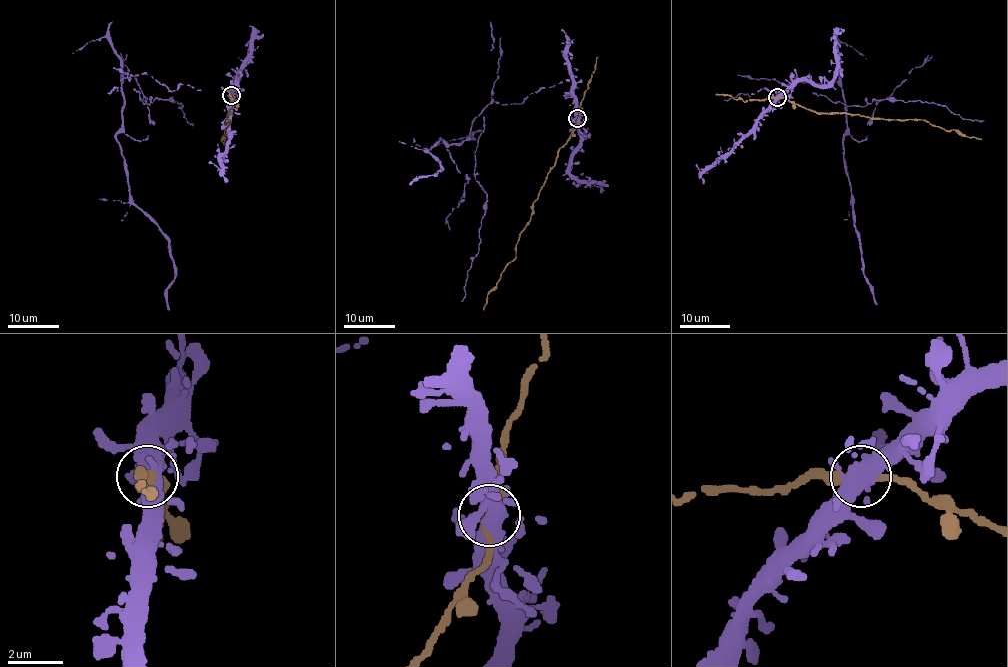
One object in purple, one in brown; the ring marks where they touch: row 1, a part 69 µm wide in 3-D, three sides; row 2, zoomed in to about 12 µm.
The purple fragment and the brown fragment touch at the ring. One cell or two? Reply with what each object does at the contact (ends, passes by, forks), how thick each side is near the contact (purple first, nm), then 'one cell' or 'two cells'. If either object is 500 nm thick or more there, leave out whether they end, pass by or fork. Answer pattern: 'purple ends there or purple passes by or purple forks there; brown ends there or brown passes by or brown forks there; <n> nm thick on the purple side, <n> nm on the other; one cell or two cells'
purple forks there; brown passes by; 420 nm thick on the purple side, 280 nm on the other; two cells

